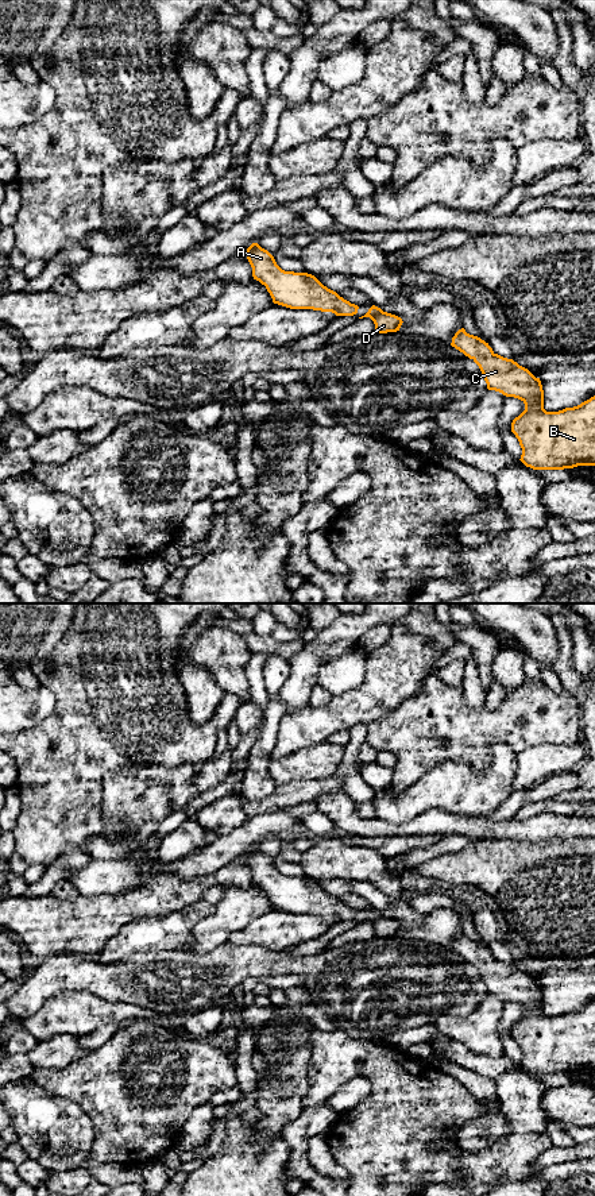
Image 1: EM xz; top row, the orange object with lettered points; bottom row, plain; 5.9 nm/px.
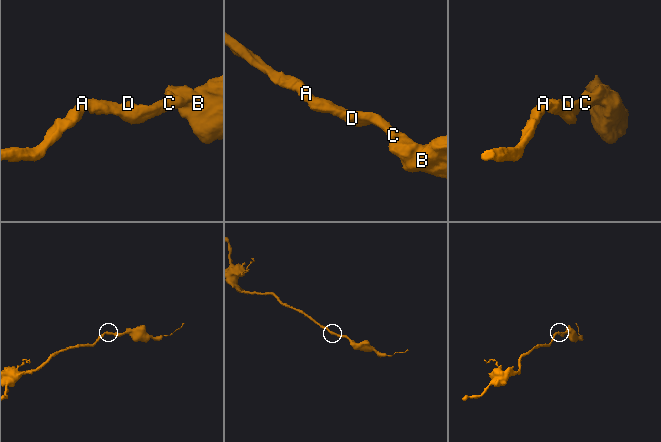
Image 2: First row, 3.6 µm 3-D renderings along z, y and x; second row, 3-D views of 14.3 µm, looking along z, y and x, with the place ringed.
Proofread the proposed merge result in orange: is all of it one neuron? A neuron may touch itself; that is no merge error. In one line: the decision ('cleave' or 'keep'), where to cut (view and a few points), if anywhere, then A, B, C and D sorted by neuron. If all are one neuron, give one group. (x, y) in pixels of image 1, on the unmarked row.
keep; cut none; groups A B C D

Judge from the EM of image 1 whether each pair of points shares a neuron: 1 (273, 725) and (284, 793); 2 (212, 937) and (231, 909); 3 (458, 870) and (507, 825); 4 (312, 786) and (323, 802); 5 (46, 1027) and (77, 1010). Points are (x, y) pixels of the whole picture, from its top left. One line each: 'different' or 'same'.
1: different
2: same
3: different
4: different
5: same

